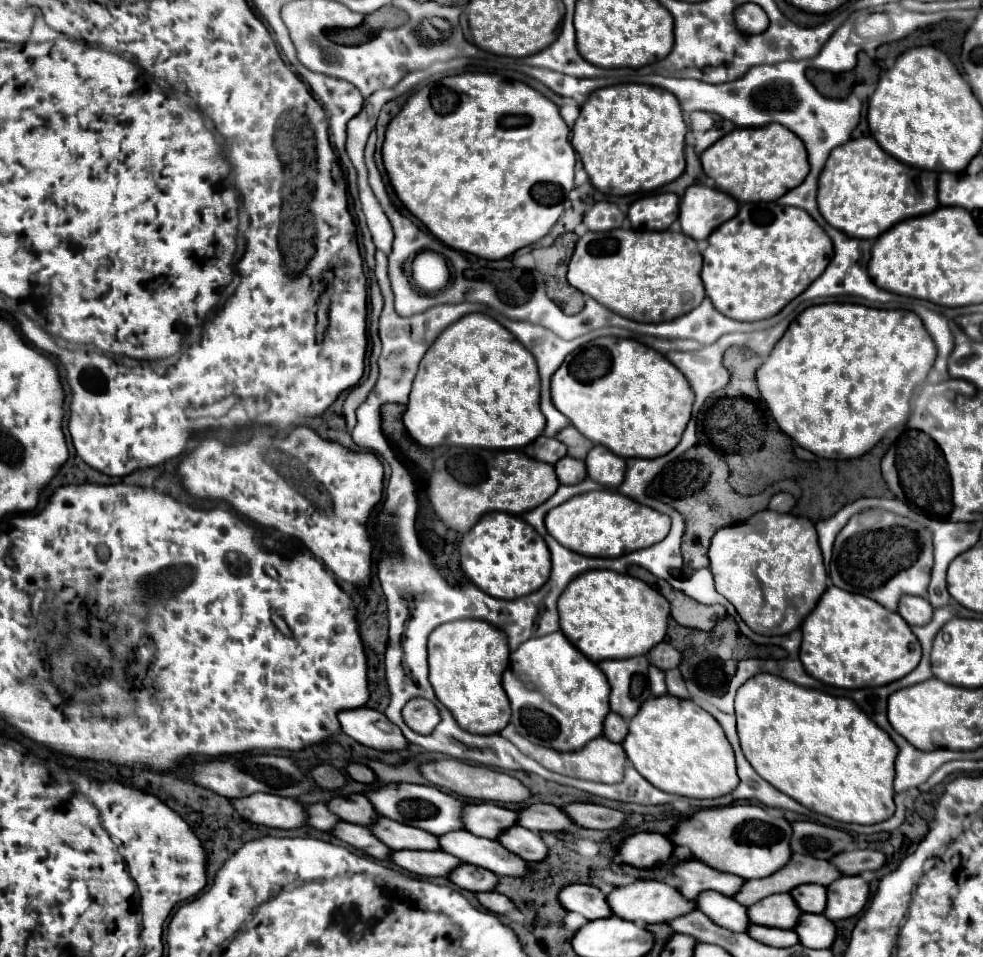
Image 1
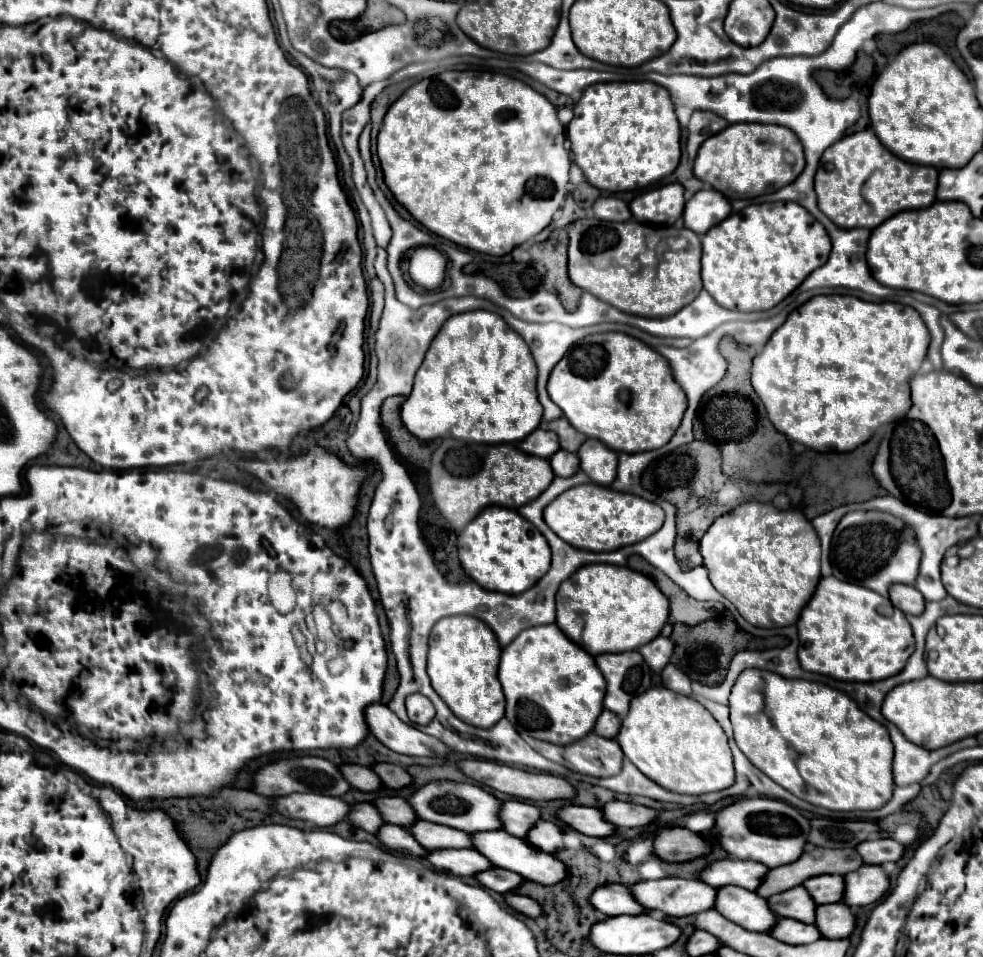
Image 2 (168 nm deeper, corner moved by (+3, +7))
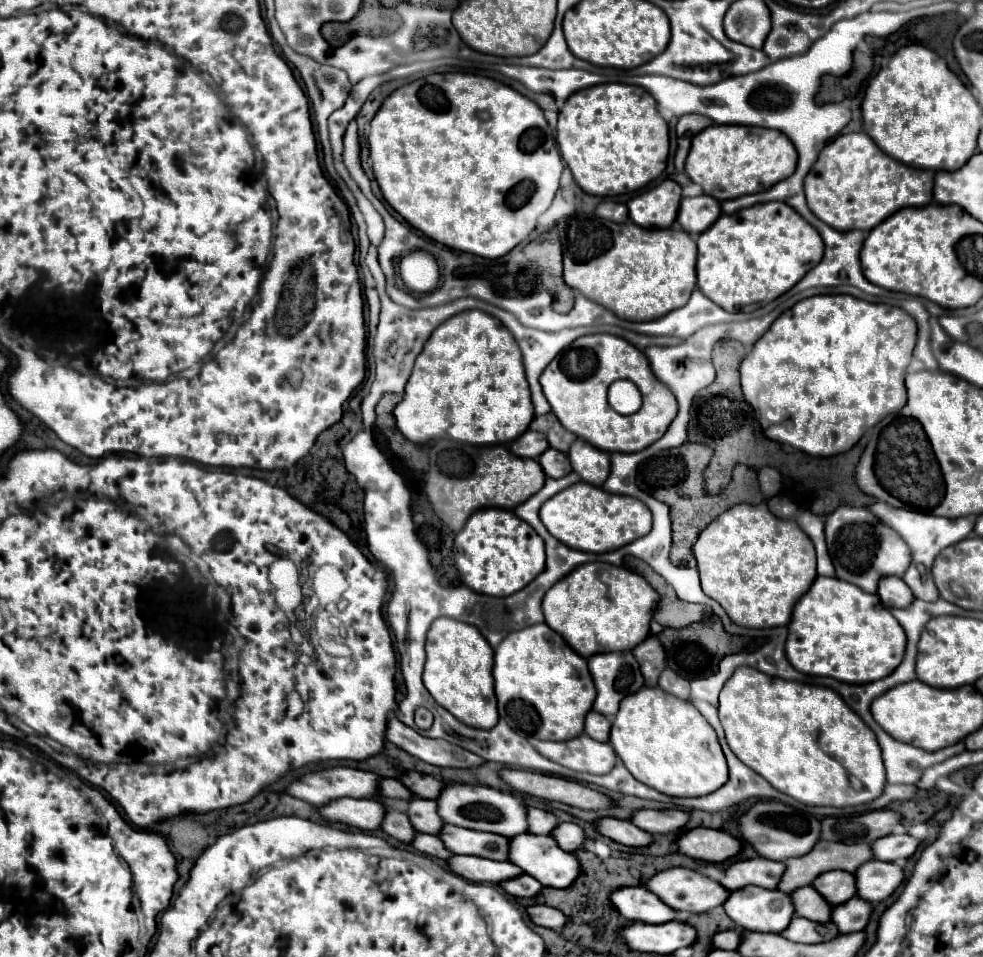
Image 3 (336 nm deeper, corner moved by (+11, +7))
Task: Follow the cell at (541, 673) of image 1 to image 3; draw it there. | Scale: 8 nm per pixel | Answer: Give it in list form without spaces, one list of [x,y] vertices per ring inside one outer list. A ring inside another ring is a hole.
[[[538,624],[510,632],[496,648],[494,688],[498,714],[524,738],[572,740],[584,732],[584,718],[596,698],[586,660],[550,626]]]

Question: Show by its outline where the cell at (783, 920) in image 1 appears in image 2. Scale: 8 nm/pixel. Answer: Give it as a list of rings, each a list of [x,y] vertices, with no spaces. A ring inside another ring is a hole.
[[[796,886],[782,894],[774,894],[772,898],[768,898],[768,902],[772,910],[782,918],[794,918],[806,924],[814,924],[816,920],[818,904],[812,902],[812,896],[808,896],[808,890],[804,890],[804,886]]]

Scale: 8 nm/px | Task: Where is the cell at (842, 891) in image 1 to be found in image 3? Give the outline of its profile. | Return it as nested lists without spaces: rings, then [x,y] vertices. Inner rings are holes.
[[[870,860],[854,872],[854,878],[858,898],[868,902],[880,902],[900,886],[900,882],[904,880],[904,872],[892,862]]]

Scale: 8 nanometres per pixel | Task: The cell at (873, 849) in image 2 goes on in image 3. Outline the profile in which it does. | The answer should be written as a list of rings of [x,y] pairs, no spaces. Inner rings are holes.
[[[890,834],[890,836],[878,838],[876,842],[872,842],[870,848],[872,848],[872,854],[876,860],[894,862],[898,858],[910,858],[916,852],[918,844],[920,844],[920,840],[916,840],[908,834],[902,834],[902,836]]]

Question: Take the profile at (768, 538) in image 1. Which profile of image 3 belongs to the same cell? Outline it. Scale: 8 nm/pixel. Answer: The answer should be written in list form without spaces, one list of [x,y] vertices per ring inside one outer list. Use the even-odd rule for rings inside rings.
[[[736,504],[712,520],[694,544],[702,590],[714,598],[732,622],[744,628],[774,628],[786,626],[798,598],[808,590],[816,578],[816,552],[812,540],[800,530],[796,520],[782,520],[770,514],[766,504]]]

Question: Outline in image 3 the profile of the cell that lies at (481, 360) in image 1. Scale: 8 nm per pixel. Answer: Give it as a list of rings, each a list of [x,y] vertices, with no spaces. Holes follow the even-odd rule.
[[[466,310],[448,318],[418,354],[394,416],[400,432],[416,444],[452,438],[458,443],[486,446],[518,438],[528,430],[534,406],[516,340],[500,320],[482,310]]]

